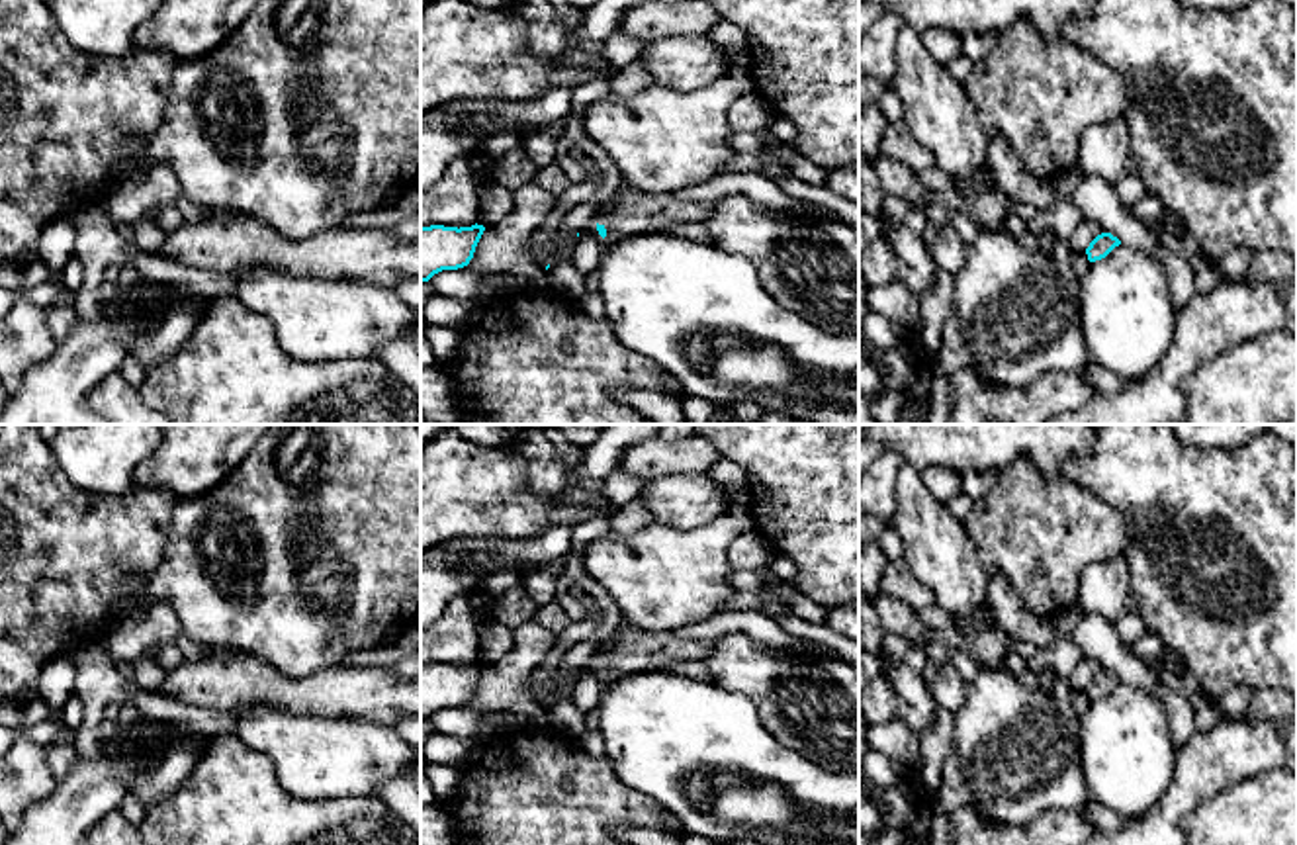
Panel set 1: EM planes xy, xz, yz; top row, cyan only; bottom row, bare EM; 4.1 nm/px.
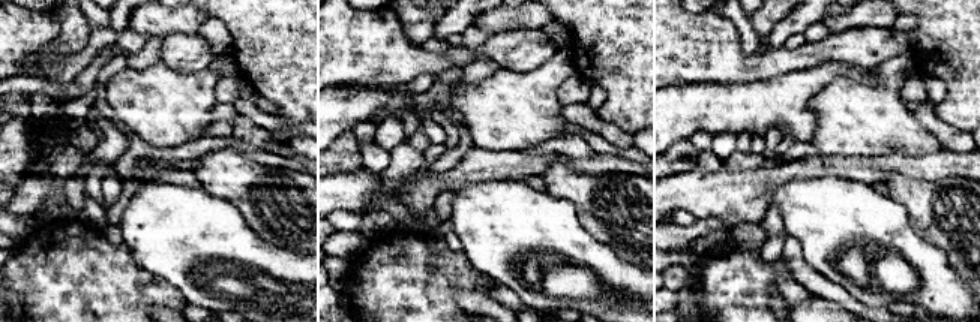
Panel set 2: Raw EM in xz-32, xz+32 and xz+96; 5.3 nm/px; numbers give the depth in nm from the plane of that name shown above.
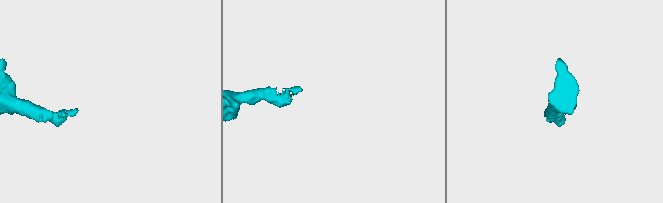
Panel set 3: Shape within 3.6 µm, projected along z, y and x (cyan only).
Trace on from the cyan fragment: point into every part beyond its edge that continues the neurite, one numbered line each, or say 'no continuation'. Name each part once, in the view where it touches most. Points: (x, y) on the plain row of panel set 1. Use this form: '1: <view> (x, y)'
1: xz (638, 650)

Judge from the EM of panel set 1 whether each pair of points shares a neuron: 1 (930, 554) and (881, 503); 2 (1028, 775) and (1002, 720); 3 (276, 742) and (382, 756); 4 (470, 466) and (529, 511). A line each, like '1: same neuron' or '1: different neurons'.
1: different neurons
2: same neuron
3: same neuron
4: same neuron

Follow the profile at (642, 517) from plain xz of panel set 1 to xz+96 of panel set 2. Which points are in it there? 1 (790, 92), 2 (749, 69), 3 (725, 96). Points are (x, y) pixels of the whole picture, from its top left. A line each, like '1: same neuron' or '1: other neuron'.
1: same neuron
2: other neuron
3: same neuron

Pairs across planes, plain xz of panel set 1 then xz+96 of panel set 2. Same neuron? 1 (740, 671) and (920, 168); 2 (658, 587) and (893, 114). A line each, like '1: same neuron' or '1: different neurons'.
1: different neurons
2: same neuron

